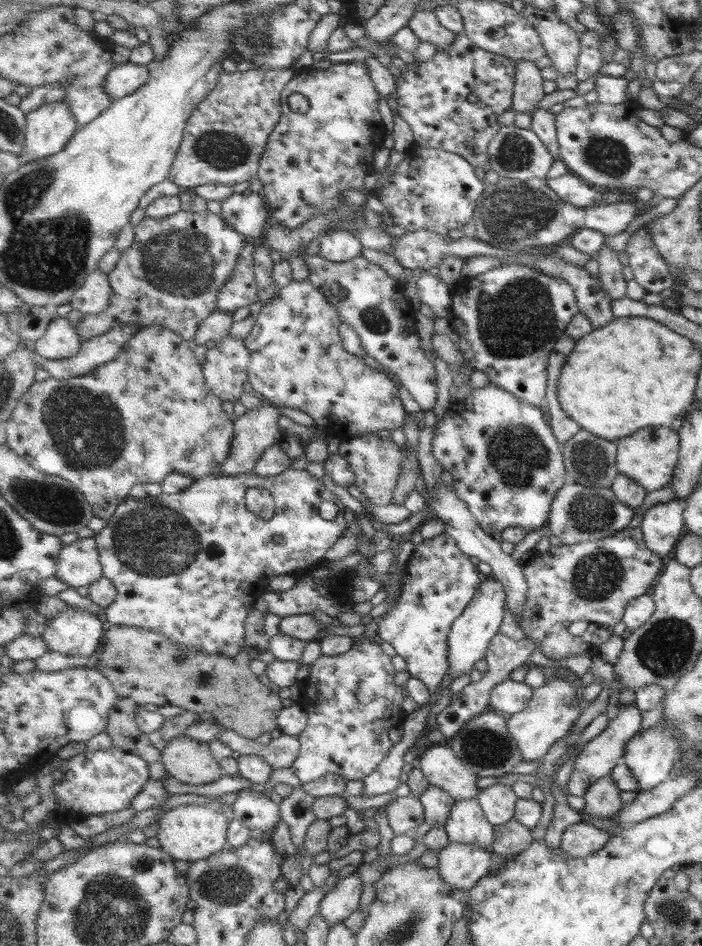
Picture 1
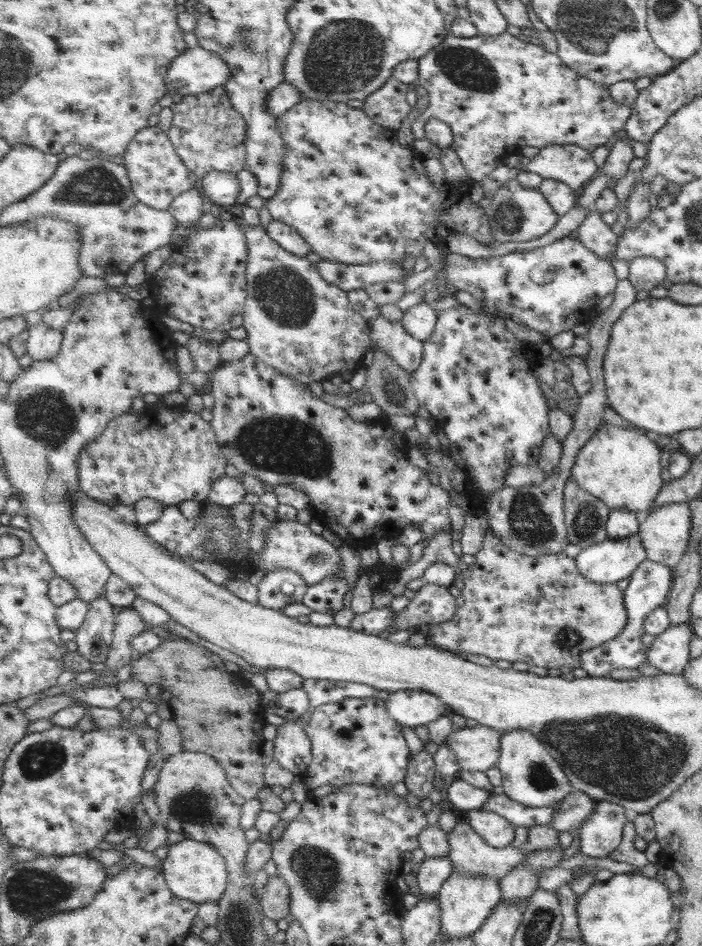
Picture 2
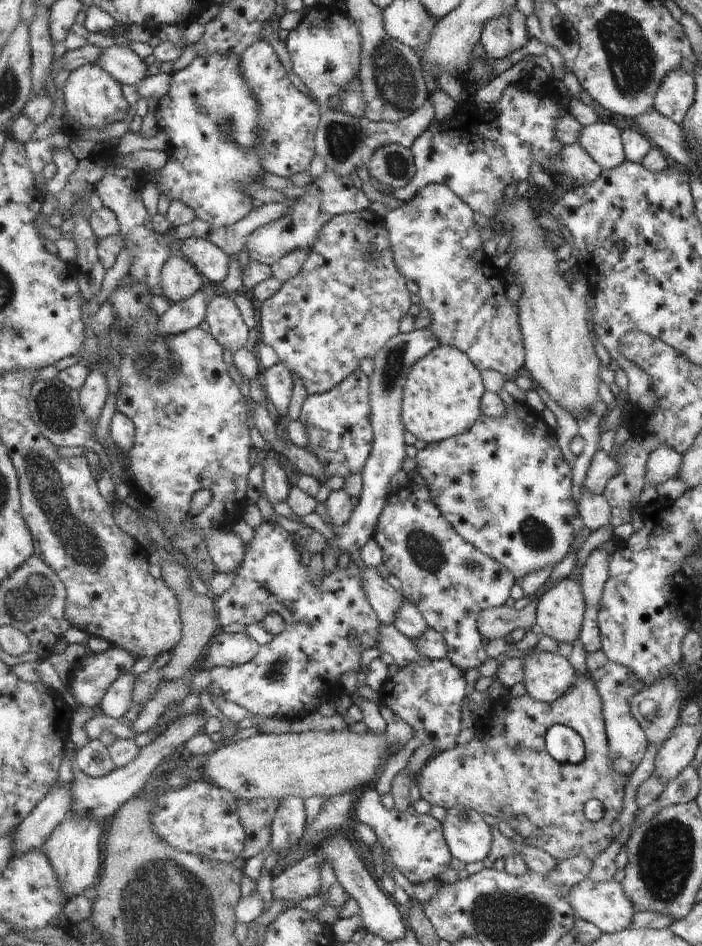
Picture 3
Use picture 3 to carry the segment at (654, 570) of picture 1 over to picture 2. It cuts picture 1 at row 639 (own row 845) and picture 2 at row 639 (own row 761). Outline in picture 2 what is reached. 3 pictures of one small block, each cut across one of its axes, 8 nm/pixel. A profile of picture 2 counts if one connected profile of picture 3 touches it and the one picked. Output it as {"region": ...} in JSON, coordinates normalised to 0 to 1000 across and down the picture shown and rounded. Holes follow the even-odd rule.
{"region":[[[694,558],[685,581],[677,587],[677,593],[661,603],[657,613],[662,617],[658,626],[661,638],[651,644],[645,655],[608,663],[610,680],[640,687],[657,693],[682,691],[697,693],[704,699],[722,698],[748,700],[754,704],[771,704],[774,707],[829,706],[829,691],[850,685],[865,678],[877,675],[887,665],[895,664],[896,649],[889,638],[889,626],[877,617],[845,617],[839,615],[822,598],[821,590],[796,586],[774,588],[745,588],[731,584],[719,573]],[[805,663],[822,665],[830,673],[828,681],[796,683],[793,671]]]}

